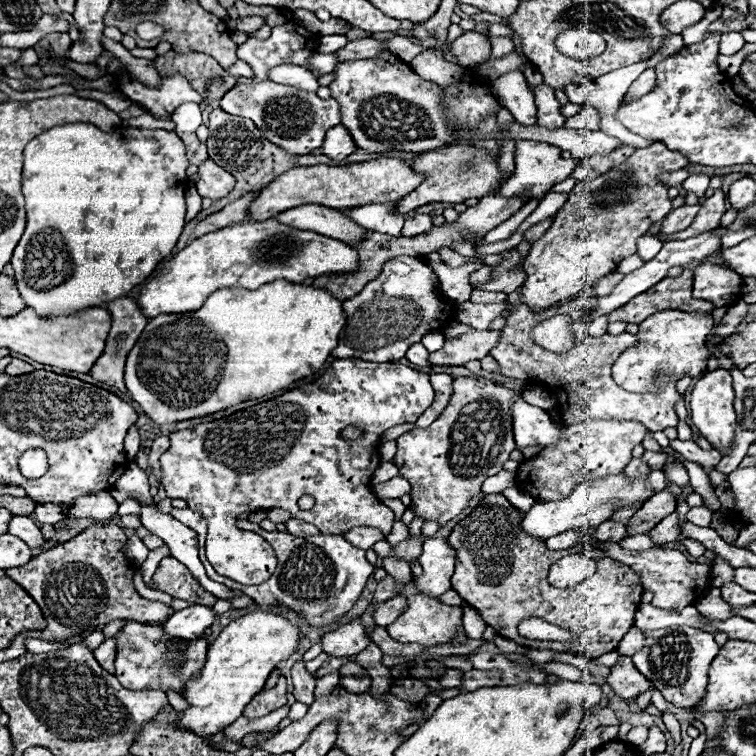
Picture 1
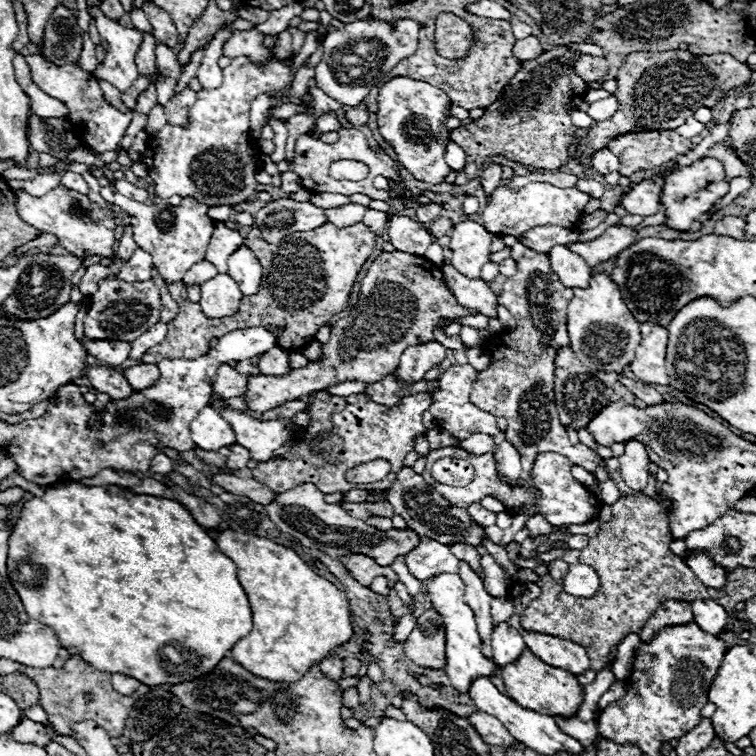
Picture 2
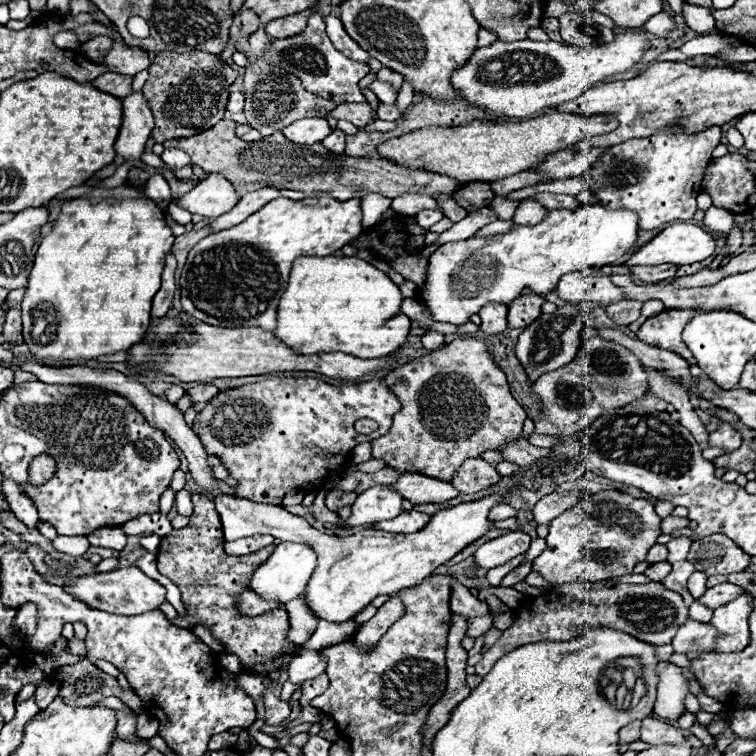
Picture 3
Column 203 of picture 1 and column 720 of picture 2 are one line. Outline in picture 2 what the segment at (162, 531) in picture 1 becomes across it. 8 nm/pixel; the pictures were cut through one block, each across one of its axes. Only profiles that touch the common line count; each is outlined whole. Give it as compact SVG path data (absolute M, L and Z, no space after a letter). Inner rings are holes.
M696 550L688 560L686 564L694 570L694 574L698 576L698 580L702 580L706 586L712 586L712 588L720 588L726 584L726 572L722 566L718 566L706 552L702 550Z

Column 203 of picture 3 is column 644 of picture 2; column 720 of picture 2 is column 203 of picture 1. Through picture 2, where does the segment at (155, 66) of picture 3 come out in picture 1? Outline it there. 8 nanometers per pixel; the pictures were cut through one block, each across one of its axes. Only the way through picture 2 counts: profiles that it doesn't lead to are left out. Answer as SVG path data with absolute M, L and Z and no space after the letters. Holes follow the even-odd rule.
M168 52L154 58L154 66L160 76L184 74L204 100L218 100L236 86L234 76L230 76L214 58L200 52L190 52L186 56Z

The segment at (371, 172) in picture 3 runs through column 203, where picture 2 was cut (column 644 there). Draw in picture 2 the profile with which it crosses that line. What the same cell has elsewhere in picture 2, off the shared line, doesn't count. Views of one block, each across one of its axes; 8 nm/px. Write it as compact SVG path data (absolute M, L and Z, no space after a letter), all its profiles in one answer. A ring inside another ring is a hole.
M630 132L610 142L608 150L620 160L620 174L632 176L638 170L652 170L672 162L678 154L690 150L688 138L676 132Z

